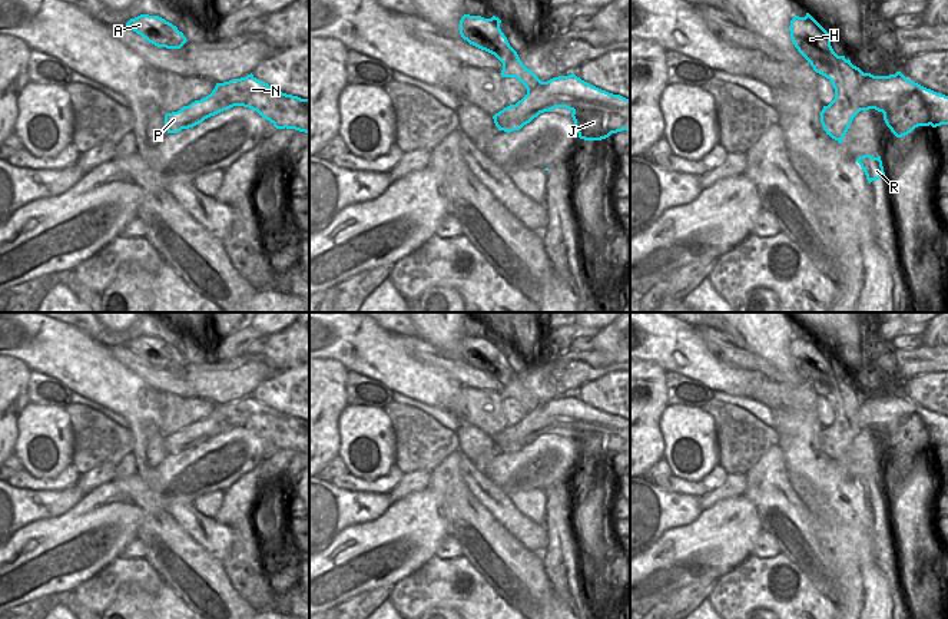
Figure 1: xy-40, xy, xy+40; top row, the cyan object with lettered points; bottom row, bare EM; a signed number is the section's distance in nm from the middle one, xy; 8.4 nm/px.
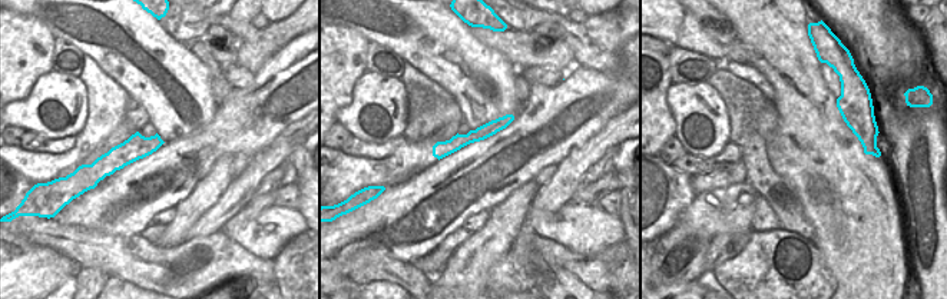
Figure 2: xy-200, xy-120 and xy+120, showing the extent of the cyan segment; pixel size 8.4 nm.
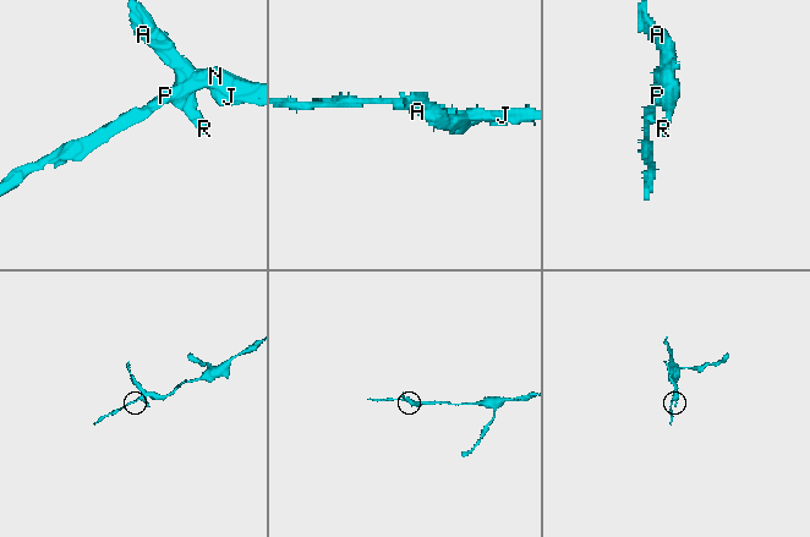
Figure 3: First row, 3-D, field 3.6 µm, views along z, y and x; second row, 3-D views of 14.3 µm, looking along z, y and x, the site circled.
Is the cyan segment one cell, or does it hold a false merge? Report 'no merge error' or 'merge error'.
merge error

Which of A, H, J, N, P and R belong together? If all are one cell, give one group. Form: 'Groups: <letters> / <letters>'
Groups: A H R / J N P

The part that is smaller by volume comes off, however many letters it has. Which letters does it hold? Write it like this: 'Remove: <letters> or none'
Remove: A, H, R

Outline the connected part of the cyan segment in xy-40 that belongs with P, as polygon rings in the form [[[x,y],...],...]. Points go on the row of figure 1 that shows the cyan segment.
[[[252,73],[246,77],[216,83],[211,95],[195,100],[178,112],[165,115],[168,133],[178,133],[198,119],[208,119],[233,106],[256,110],[276,129],[295,129],[309,133],[309,99],[282,93],[258,80]]]

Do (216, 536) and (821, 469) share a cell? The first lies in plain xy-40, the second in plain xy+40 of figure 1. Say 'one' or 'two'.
two

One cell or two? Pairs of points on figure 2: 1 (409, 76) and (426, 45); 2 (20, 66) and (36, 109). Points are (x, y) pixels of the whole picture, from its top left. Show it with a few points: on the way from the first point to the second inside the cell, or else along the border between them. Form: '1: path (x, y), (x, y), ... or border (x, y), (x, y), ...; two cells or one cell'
1: border (406, 60), (441, 87); two cells
2: border (52, 70), (42, 75), (23, 99), (15, 102); two cells

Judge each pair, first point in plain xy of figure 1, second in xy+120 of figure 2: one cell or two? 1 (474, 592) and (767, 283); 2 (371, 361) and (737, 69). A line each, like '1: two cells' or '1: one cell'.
1: one cell
2: two cells

